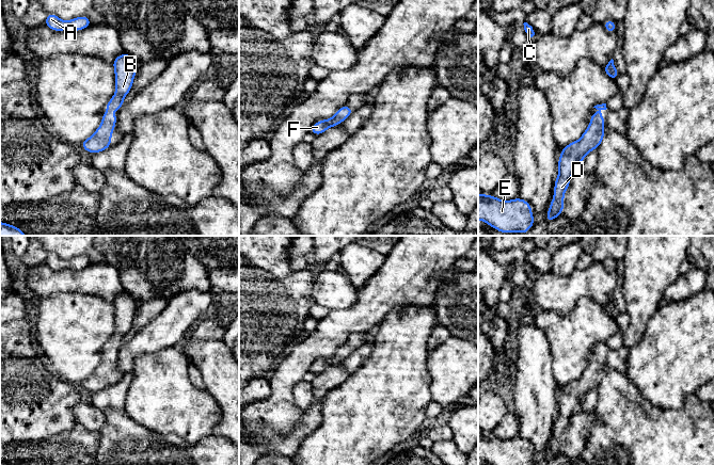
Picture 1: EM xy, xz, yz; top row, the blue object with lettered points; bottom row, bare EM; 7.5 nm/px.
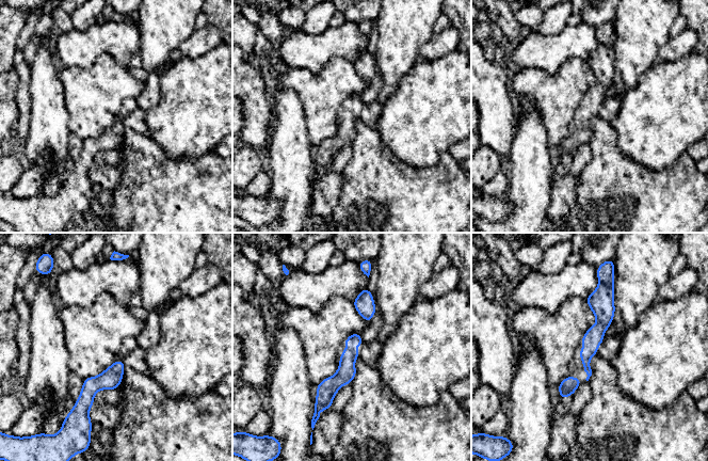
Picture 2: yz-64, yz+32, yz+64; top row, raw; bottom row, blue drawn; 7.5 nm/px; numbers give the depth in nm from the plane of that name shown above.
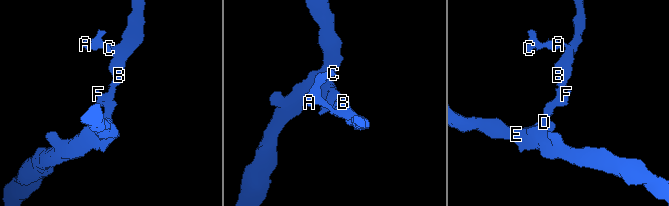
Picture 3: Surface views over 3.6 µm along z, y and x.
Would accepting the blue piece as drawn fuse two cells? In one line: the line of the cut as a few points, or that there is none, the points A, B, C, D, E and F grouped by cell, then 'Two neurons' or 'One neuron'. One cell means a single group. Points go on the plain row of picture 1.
No split. Groups: A B C D E F. One neuron

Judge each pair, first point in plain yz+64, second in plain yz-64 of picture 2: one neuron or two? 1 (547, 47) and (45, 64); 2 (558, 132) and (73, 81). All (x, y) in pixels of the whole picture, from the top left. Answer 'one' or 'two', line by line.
1: two
2: one

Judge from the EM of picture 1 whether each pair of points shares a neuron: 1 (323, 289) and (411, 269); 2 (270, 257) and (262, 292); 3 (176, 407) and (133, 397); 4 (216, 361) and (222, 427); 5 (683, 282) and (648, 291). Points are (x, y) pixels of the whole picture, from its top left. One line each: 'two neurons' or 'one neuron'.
1: two neurons
2: two neurons
3: one neuron
4: one neuron
5: two neurons

